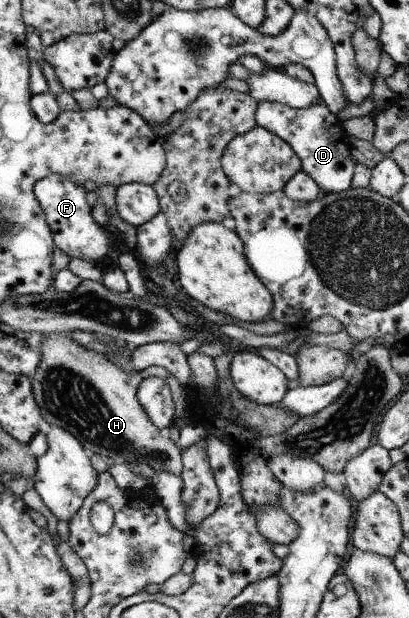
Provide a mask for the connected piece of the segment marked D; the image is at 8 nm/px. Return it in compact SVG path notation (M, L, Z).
M322 102L309 107L309 109L291 109L290 106L281 105L281 103L258 103L257 127L270 130L283 141L289 142L290 147L302 159L302 172L309 174L318 183L324 194L346 192L352 188L355 163L350 155L350 136L346 133L345 127L342 126L341 120L335 117Z

